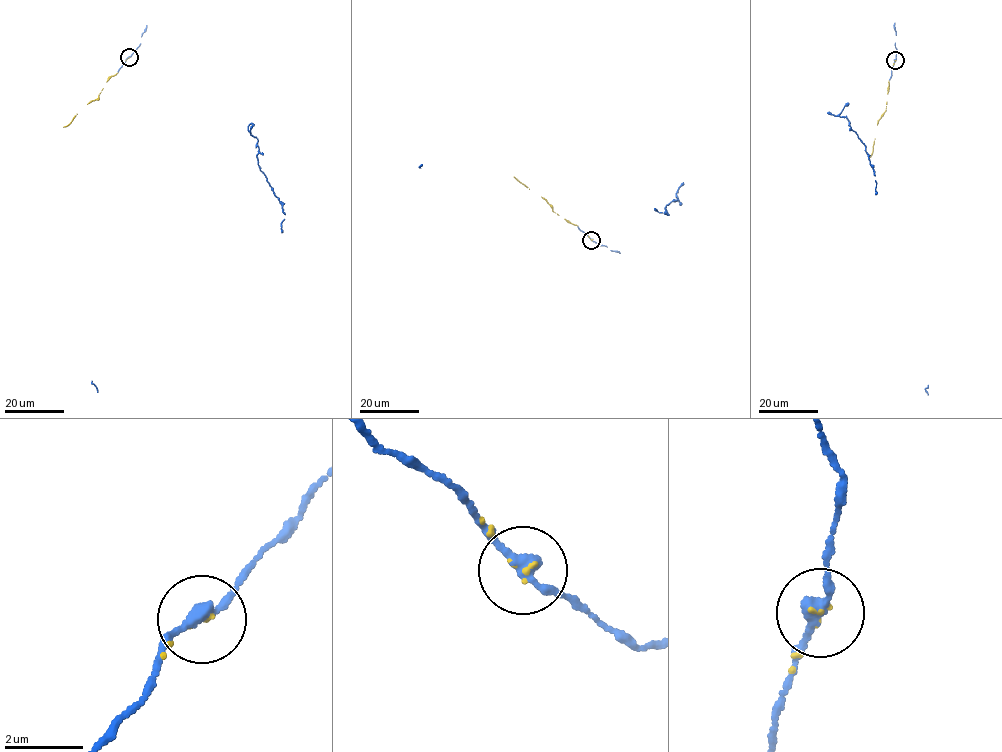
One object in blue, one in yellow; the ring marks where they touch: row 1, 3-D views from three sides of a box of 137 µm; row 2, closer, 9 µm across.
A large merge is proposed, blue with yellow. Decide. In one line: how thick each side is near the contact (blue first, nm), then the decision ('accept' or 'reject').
280 nm thick on the blue side, 60 nm on the other; accept

